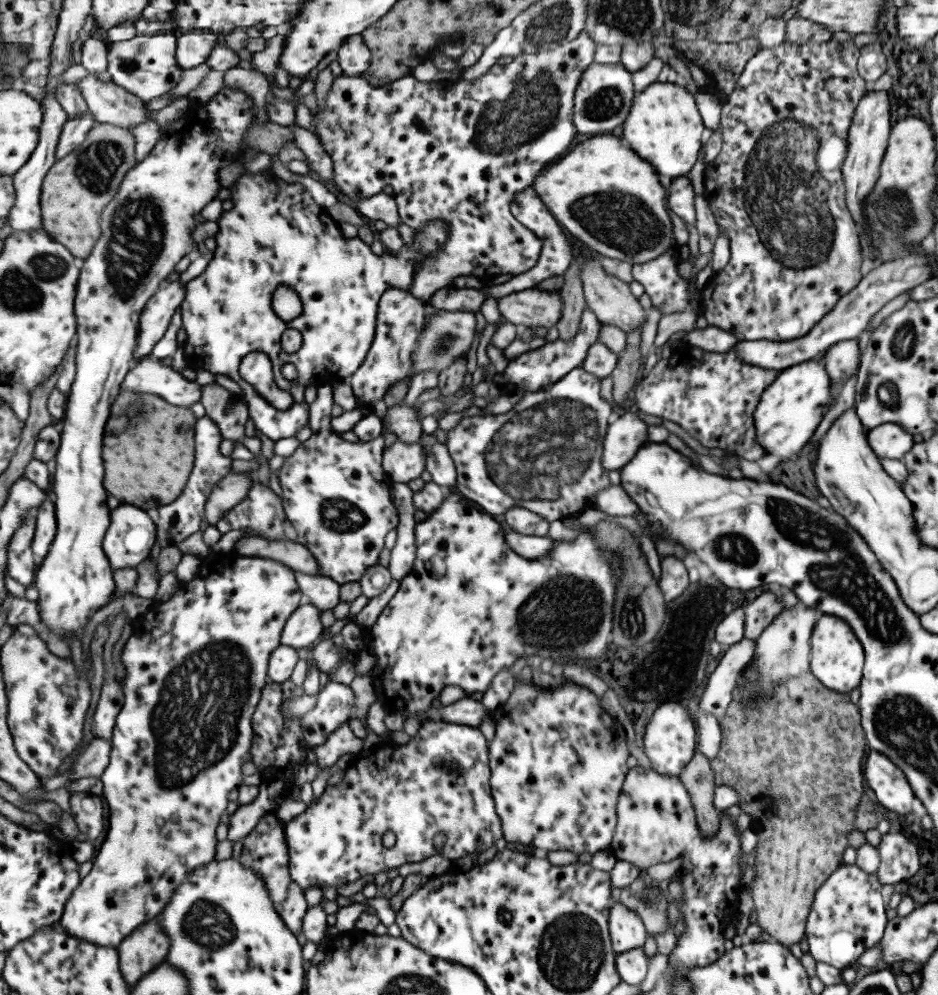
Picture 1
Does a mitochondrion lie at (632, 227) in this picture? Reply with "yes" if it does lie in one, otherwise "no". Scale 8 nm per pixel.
yes

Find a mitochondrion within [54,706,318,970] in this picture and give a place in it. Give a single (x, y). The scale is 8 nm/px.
(208, 922)

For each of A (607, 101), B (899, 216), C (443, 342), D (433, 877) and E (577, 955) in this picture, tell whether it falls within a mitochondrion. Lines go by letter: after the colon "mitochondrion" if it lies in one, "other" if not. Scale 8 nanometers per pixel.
A: mitochondrion
B: mitochondrion
C: mitochondrion
D: other
E: mitochondrion

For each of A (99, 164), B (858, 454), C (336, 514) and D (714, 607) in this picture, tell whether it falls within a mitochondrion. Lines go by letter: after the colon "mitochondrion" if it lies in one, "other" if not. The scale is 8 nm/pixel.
A: mitochondrion
B: other
C: mitochondrion
D: other

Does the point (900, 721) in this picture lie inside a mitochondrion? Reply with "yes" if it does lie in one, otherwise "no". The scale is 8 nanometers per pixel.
yes

